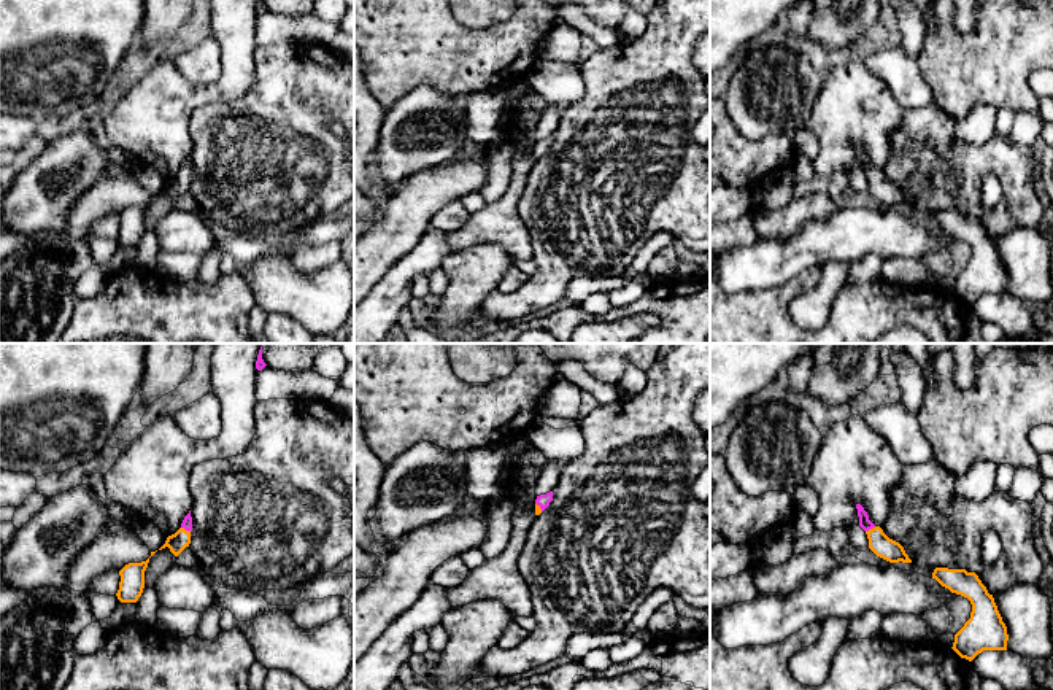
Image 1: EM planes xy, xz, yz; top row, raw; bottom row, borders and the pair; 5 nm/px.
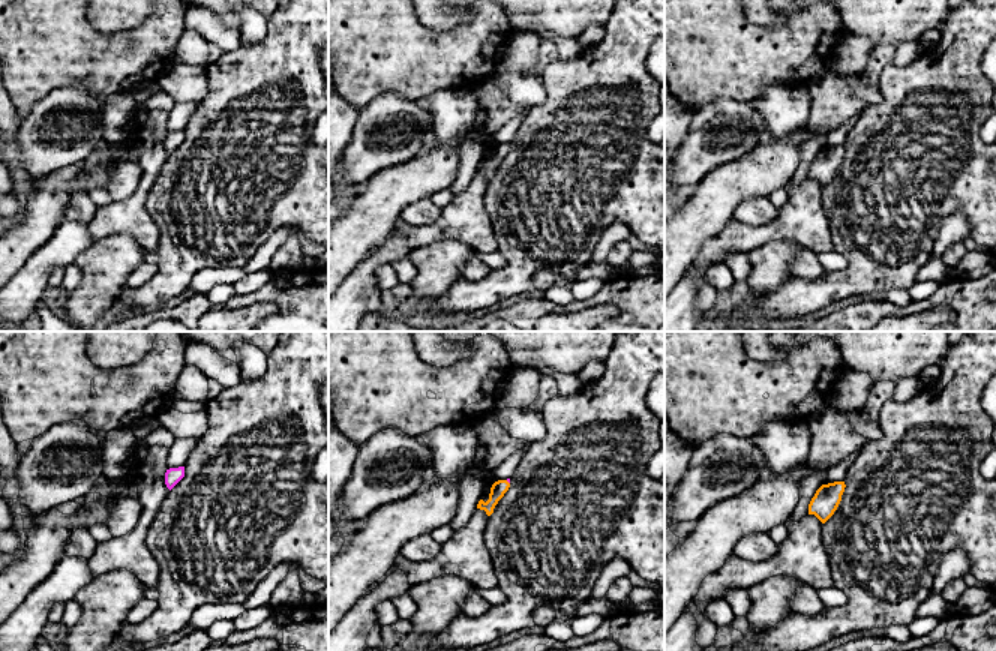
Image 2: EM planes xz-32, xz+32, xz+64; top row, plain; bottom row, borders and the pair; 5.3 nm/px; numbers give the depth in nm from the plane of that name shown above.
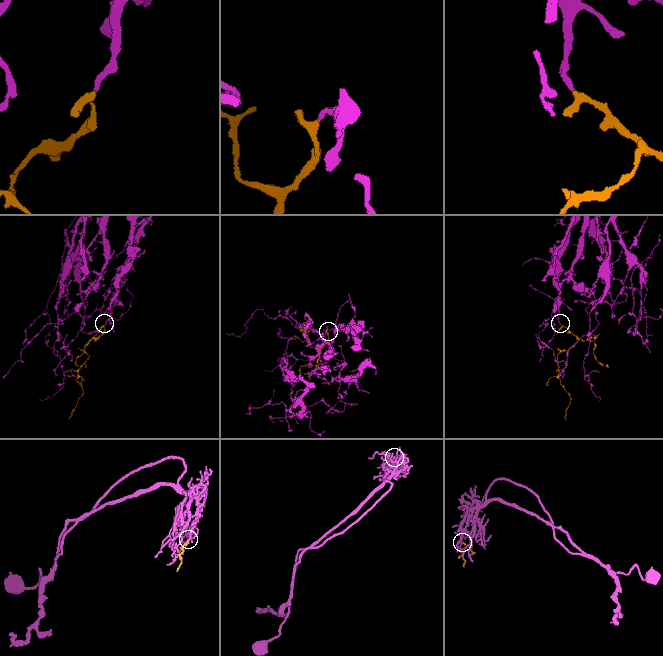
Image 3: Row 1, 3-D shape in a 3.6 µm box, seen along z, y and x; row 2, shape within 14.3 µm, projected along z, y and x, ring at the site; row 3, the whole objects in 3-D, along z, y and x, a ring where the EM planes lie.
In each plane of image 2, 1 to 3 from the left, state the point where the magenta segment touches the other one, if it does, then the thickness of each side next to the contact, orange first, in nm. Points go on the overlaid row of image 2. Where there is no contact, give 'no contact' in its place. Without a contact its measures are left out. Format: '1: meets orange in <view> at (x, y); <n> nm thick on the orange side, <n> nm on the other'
1: no contact
2: meets orange in xz+32 at (507, 482); 80 nm thick on the orange side, 20 nm on the other
3: no contact

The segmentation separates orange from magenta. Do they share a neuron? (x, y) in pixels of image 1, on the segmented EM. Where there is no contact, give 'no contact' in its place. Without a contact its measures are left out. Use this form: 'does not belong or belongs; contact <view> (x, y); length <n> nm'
belongs; contact yz (872, 528); length 60 nm

